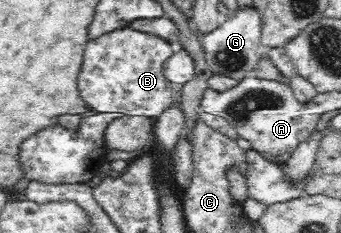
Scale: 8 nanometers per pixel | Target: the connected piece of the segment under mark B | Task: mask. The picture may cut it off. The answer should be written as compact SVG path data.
M121 28L89 40L78 75L80 96L92 113L158 118L177 103L178 86L195 77L189 52L175 52L170 41L153 34Z

